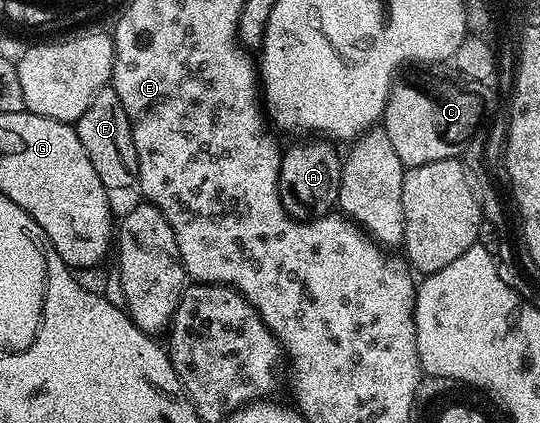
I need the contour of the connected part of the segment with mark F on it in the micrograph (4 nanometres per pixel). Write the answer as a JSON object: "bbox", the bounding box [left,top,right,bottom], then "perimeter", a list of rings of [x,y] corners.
{"bbox":[76,85,138,192],"perimeter":[[[107,85],[92,97],[92,105],[84,109],[78,119],[76,130],[80,137],[80,145],[84,145],[84,153],[88,153],[88,161],[92,161],[92,169],[96,169],[96,177],[106,186],[107,192],[122,191],[125,187],[134,187],[138,182],[138,158],[136,145],[132,141],[132,129],[128,121],[128,113],[124,113],[124,105],[120,105],[120,97],[116,97],[114,88]]]}

